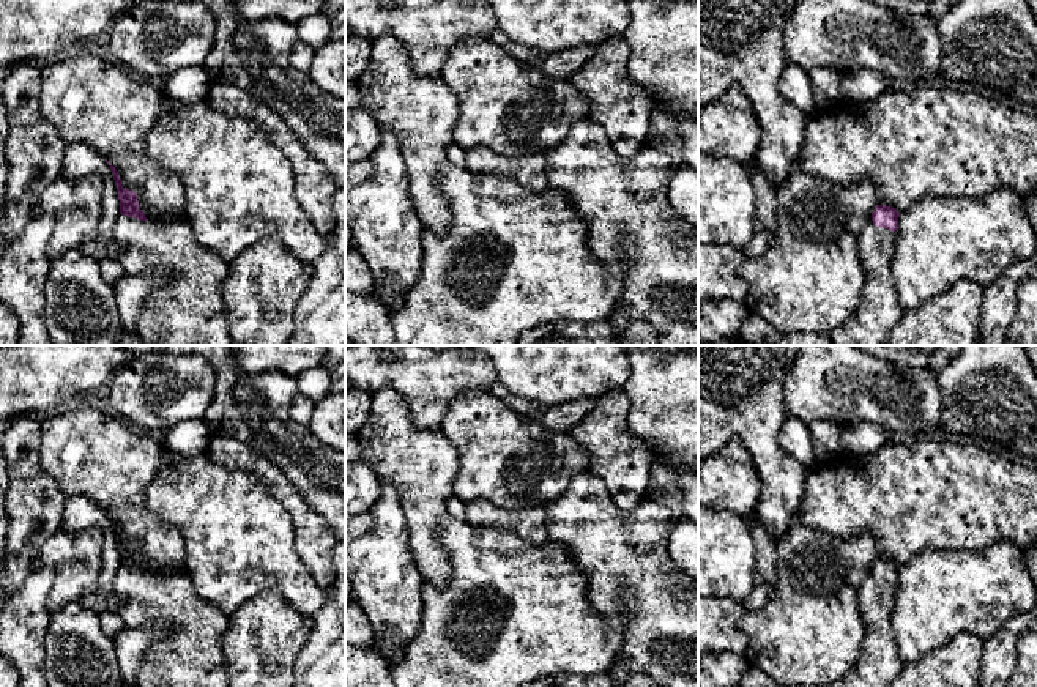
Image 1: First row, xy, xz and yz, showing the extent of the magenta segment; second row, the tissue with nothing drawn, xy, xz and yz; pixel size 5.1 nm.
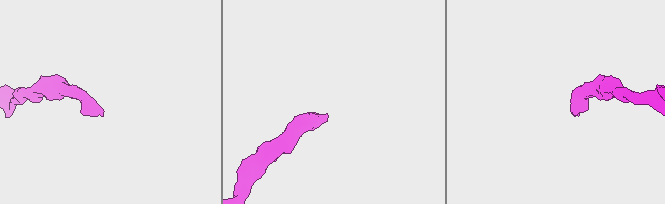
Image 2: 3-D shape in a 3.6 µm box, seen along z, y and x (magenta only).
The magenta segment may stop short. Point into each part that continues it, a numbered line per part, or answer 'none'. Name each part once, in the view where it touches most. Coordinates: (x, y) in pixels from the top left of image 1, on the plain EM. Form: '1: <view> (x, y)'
1: yz (878, 665)

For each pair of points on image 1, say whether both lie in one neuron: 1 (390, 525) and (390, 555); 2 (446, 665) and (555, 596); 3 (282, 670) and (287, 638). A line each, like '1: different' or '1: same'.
1: same
2: same
3: same

